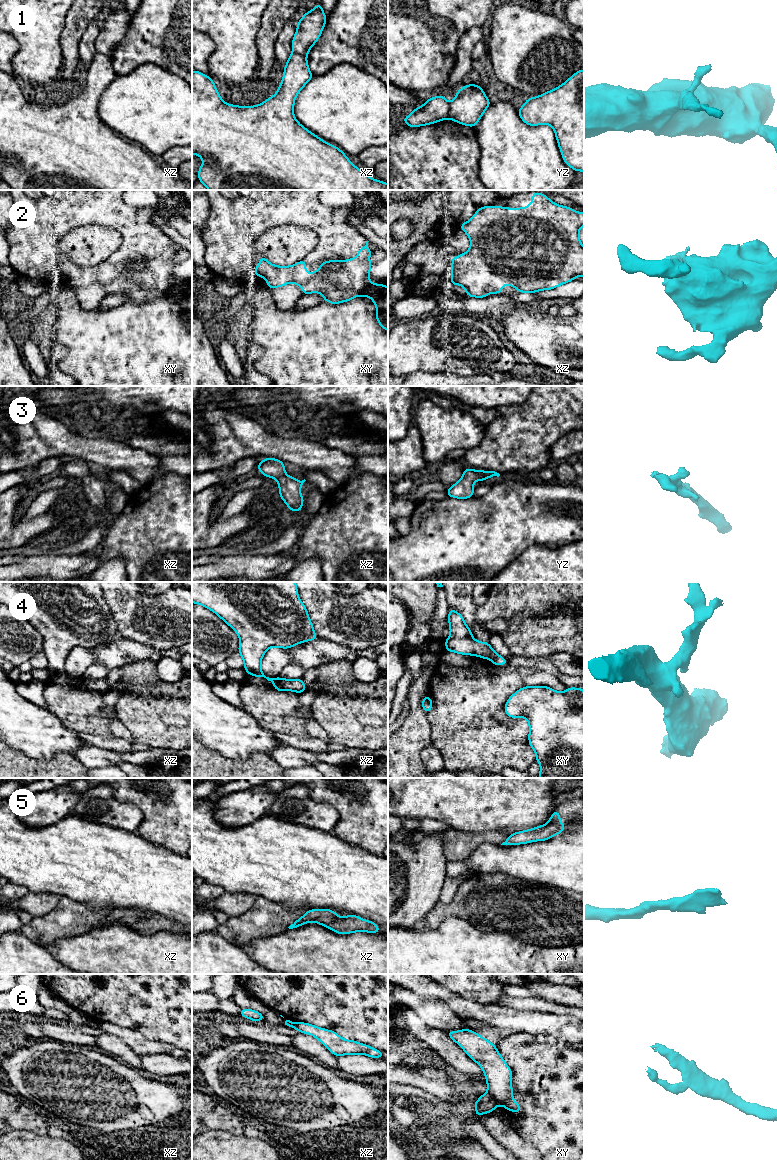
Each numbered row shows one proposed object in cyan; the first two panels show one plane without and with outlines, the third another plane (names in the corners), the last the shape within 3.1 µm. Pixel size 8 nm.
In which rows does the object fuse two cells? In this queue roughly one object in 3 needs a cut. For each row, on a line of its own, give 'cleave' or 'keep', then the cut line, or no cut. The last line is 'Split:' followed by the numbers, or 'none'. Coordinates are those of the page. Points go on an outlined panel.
1: cleave | yz (449, 103), (447, 117)
2: keep | no cut
3: keep | no cut
4: keep | no cut
5: keep | no cut
6: cleave | xy (487, 1092), (498, 1103)
Split: 1, 6

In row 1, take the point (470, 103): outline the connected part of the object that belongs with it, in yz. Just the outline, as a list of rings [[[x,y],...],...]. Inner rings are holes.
[[[468,84],[459,89],[455,99],[449,103],[448,118],[474,128],[490,104],[480,86]]]

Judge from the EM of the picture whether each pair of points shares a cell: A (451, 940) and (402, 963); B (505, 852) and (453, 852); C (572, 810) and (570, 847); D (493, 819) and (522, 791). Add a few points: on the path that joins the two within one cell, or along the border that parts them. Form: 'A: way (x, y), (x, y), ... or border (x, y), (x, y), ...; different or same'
A: way (439, 952), (428, 963), (414, 963); same
B: border (494, 843), (480, 844), (463, 860); different
C: border (573, 819), (569, 827), (562, 832); different
D: way (501, 811), (508, 807), (514, 799); same

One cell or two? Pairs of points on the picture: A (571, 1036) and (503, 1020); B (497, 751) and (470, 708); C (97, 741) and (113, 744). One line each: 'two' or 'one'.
A: one
B: one
C: one

